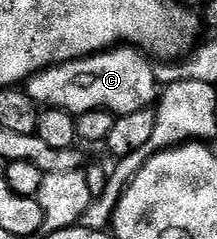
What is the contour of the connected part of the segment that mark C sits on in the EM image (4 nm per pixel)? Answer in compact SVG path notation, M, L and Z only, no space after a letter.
M130 45L112 47L95 55L86 55L83 59L47 67L26 80L25 89L40 108L65 109L73 116L90 111L109 111L116 117L151 107L161 92L161 86L154 77L152 60Z

